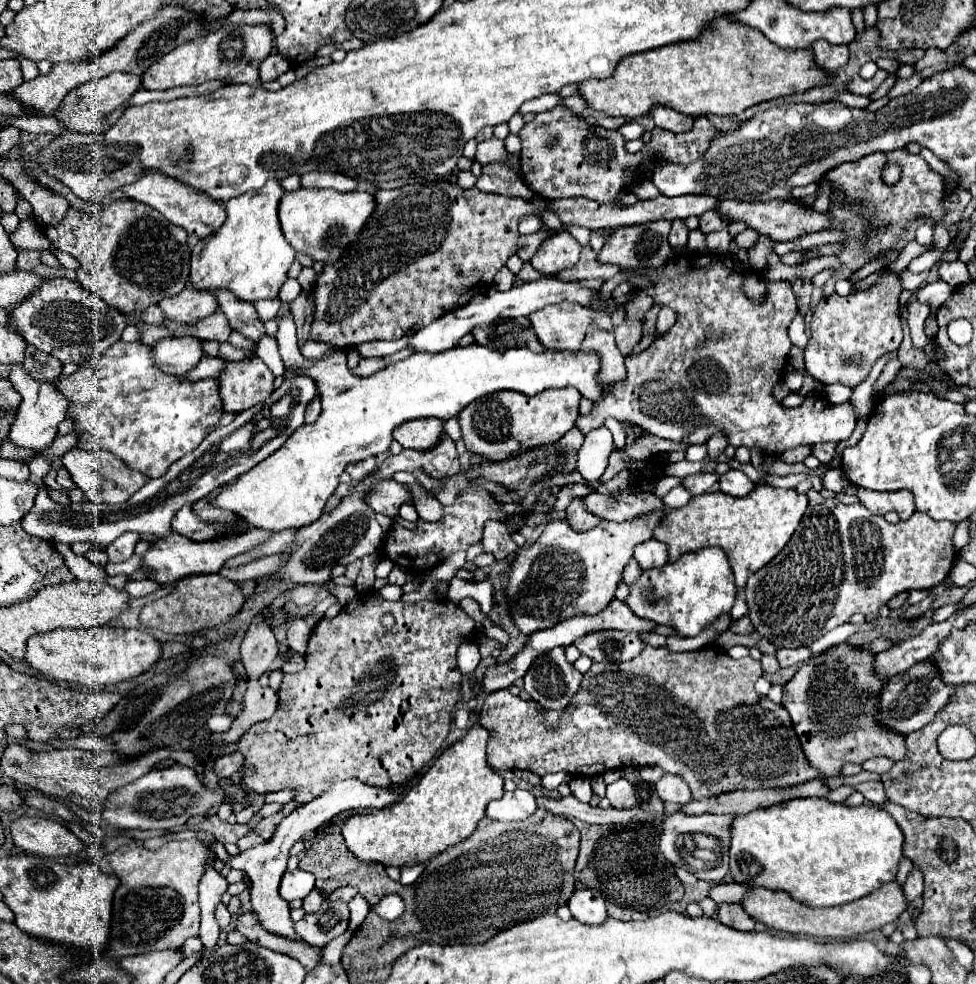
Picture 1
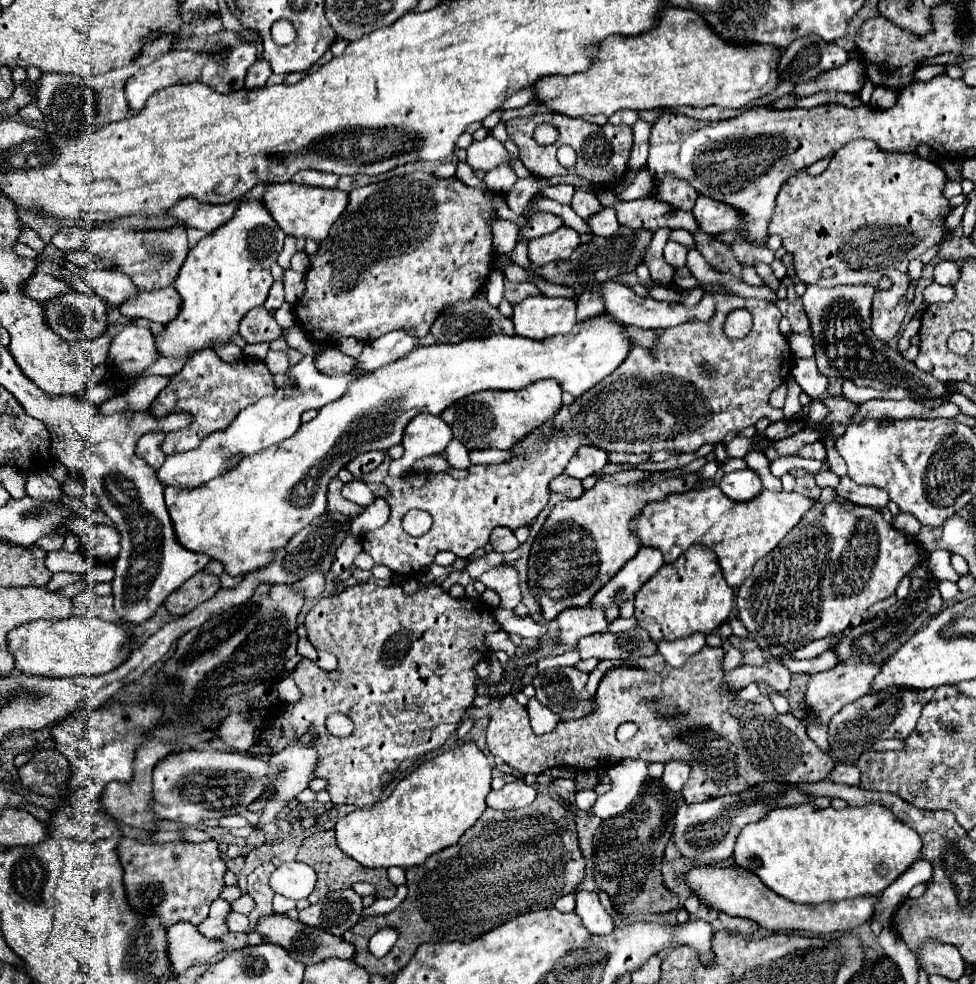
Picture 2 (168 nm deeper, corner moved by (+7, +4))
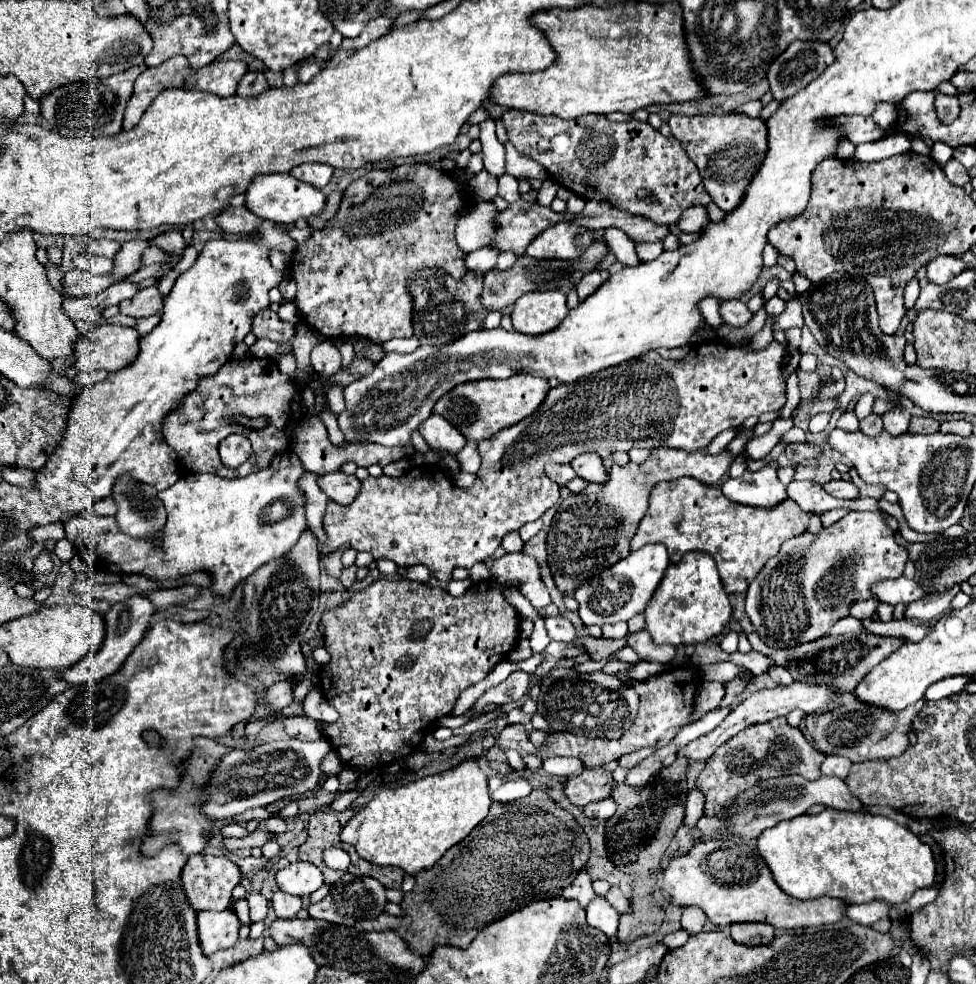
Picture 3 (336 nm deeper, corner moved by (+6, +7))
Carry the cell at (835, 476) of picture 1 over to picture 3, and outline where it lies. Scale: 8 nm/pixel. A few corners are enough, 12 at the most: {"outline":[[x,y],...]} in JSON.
{"outline":[[846,479],[824,483],[838,499],[856,499],[858,487]]}

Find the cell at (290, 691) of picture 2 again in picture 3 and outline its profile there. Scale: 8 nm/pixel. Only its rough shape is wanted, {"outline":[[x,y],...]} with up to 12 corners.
{"outline":[[314,687],[304,697],[304,713],[316,721],[334,723],[338,719]]}

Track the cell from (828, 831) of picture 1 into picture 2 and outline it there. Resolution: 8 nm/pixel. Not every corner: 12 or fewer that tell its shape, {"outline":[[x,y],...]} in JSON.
{"outline":[[877,804],[777,808],[735,864],[797,904],[879,896],[921,838]]}

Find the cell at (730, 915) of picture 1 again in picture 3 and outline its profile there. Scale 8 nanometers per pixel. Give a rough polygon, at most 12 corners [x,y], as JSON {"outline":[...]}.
{"outline":[[732,923],[730,935],[742,945],[774,939],[766,923]]}

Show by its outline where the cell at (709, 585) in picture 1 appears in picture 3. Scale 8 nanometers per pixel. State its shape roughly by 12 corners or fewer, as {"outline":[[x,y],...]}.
{"outline":[[714,559],[666,569],[644,617],[656,643],[722,633],[732,607]]}

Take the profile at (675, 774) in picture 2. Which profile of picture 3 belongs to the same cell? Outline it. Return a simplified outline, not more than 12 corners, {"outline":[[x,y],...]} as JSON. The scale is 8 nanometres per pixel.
{"outline":[[792,683],[738,703],[678,757],[706,761],[738,731],[788,715],[816,713],[838,693],[830,685]]}

